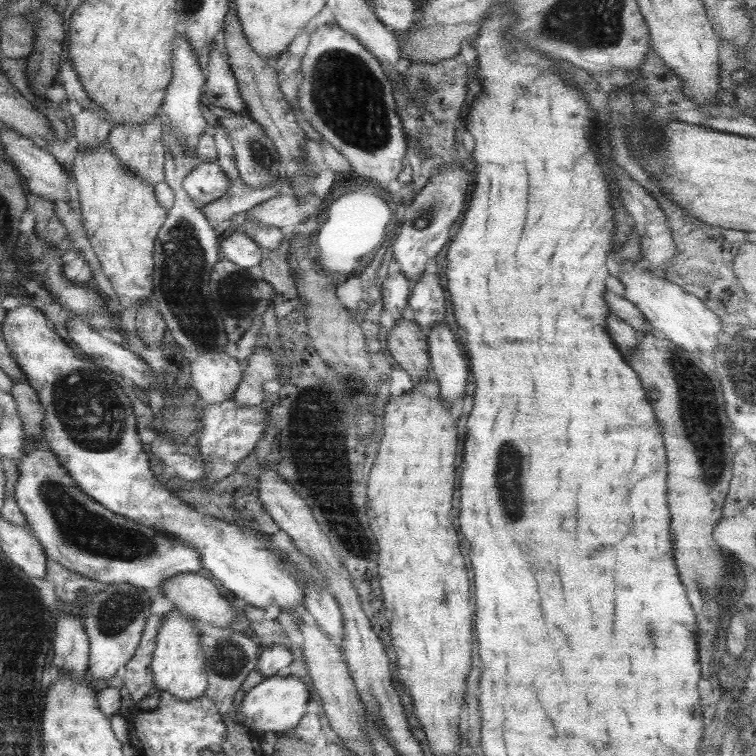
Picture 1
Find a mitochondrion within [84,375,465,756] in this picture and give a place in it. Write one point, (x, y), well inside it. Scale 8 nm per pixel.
(115, 612)

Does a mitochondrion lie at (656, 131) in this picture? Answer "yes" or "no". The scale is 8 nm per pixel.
no

